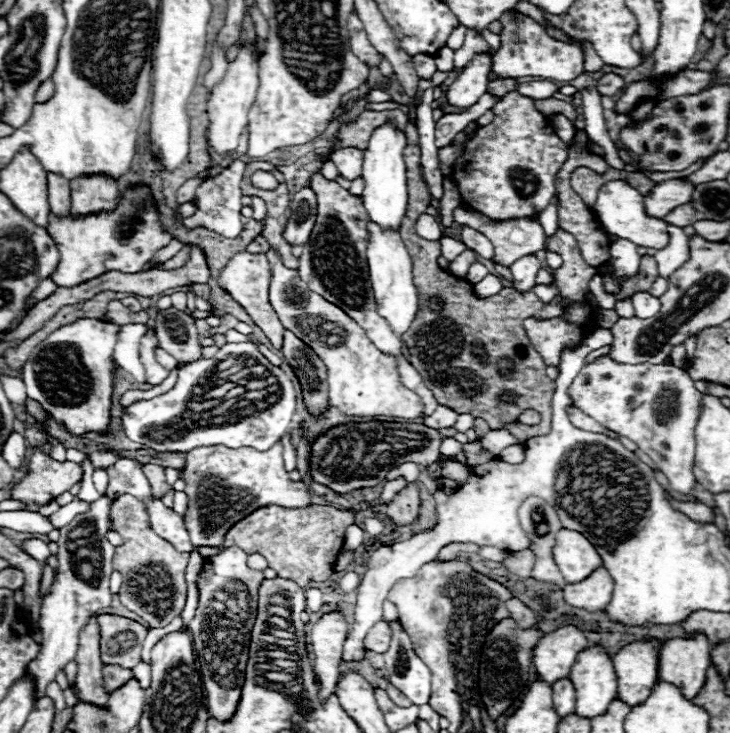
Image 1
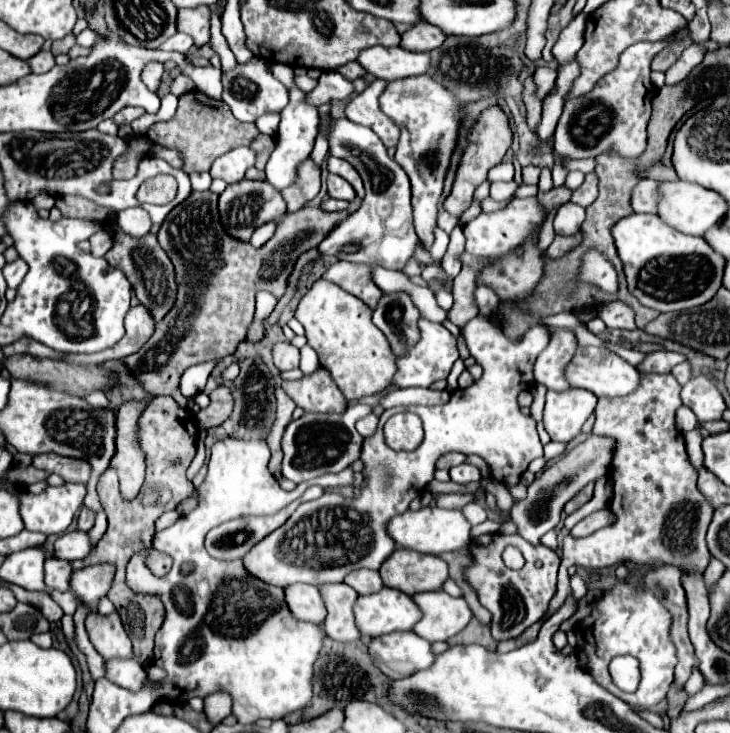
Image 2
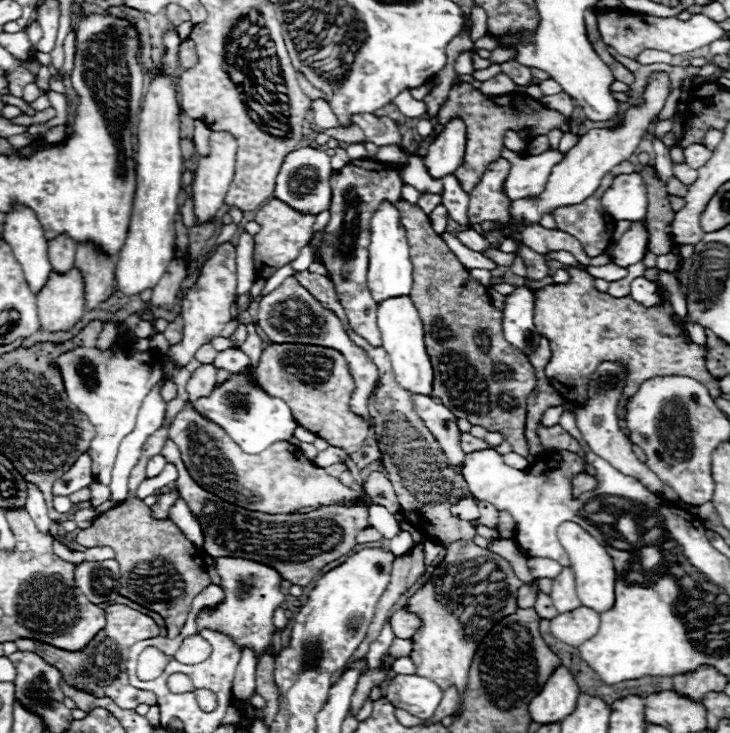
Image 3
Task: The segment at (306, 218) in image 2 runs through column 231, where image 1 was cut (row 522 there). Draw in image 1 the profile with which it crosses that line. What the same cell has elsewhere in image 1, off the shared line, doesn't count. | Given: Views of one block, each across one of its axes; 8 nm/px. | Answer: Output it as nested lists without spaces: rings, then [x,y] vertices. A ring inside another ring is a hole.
[[[264,506],[254,510],[242,522],[236,522],[226,532],[222,548],[240,546],[246,554],[262,554],[278,576],[290,578],[298,582],[298,586],[308,586],[310,582],[324,582],[332,576],[350,524],[354,524],[354,514],[334,506],[308,506],[298,510]]]

